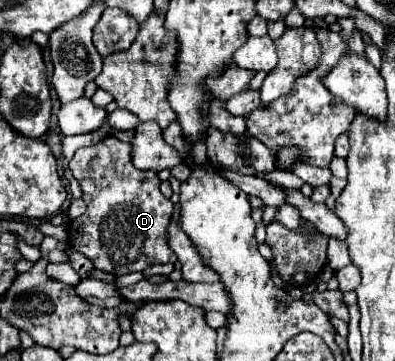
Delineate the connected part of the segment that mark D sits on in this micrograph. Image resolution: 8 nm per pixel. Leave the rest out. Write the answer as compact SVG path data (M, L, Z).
M114 136L100 140L94 146L78 148L68 168L78 180L82 190L82 200L86 202L86 212L68 224L70 244L92 260L94 268L122 276L128 272L146 270L150 264L174 264L176 254L168 246L168 226L172 220L172 200L160 192L160 178L152 170L139 170L130 160L132 144L120 142Z

